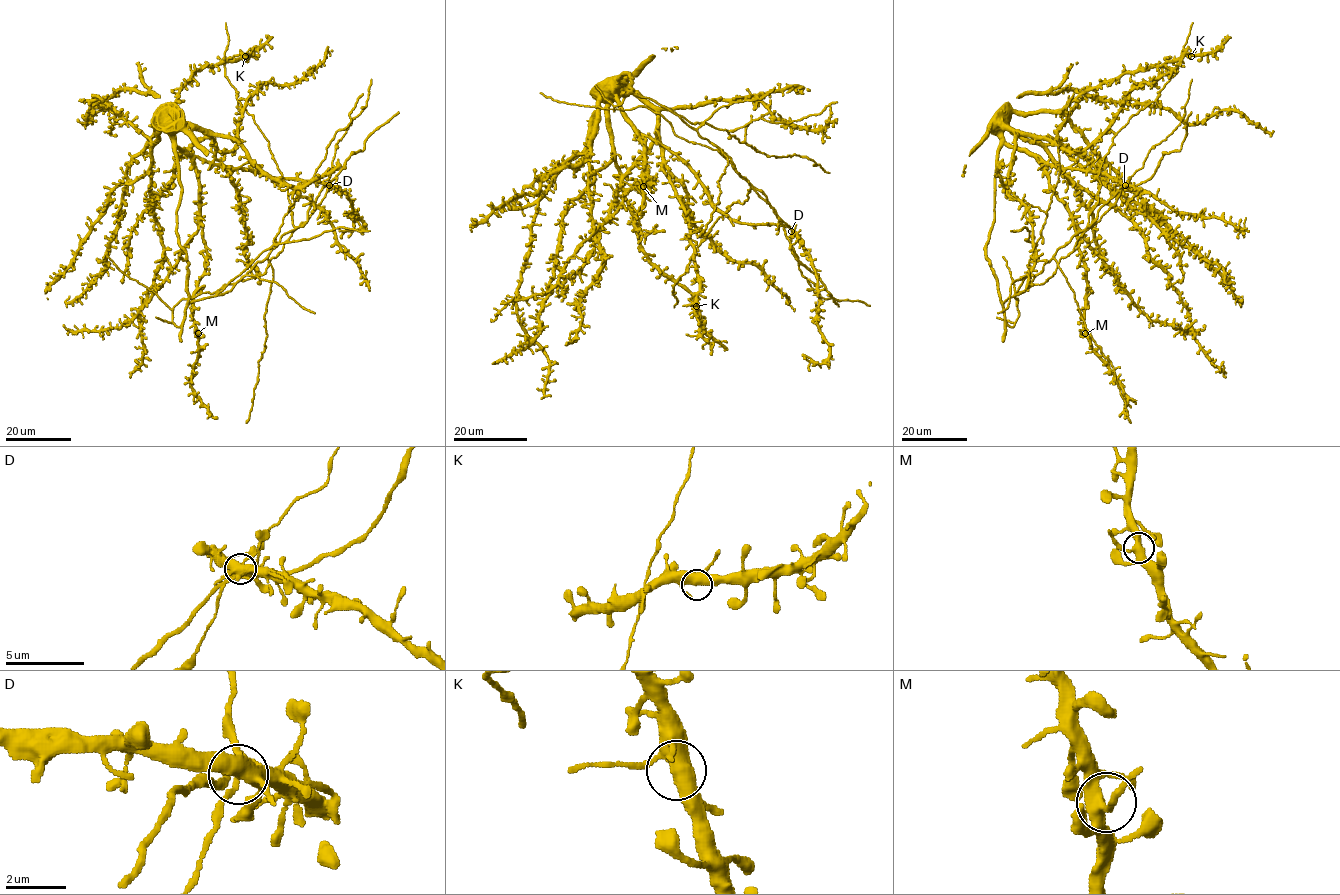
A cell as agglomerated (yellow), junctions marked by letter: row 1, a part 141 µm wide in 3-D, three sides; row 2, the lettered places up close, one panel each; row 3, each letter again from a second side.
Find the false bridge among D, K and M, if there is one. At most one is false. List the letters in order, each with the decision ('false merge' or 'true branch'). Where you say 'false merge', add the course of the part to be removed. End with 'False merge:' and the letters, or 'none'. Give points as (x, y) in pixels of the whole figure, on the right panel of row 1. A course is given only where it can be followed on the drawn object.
D: true branch
K: true branch
M: true branch
False merge: none

